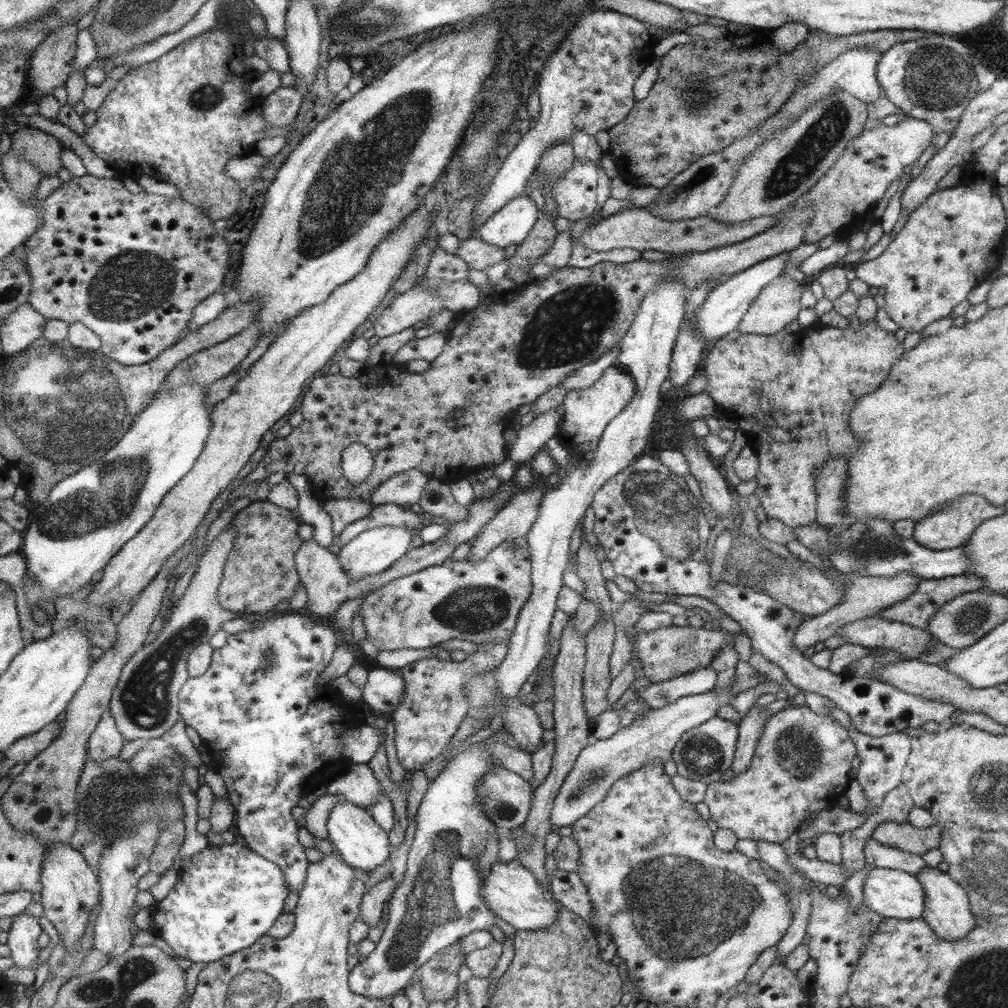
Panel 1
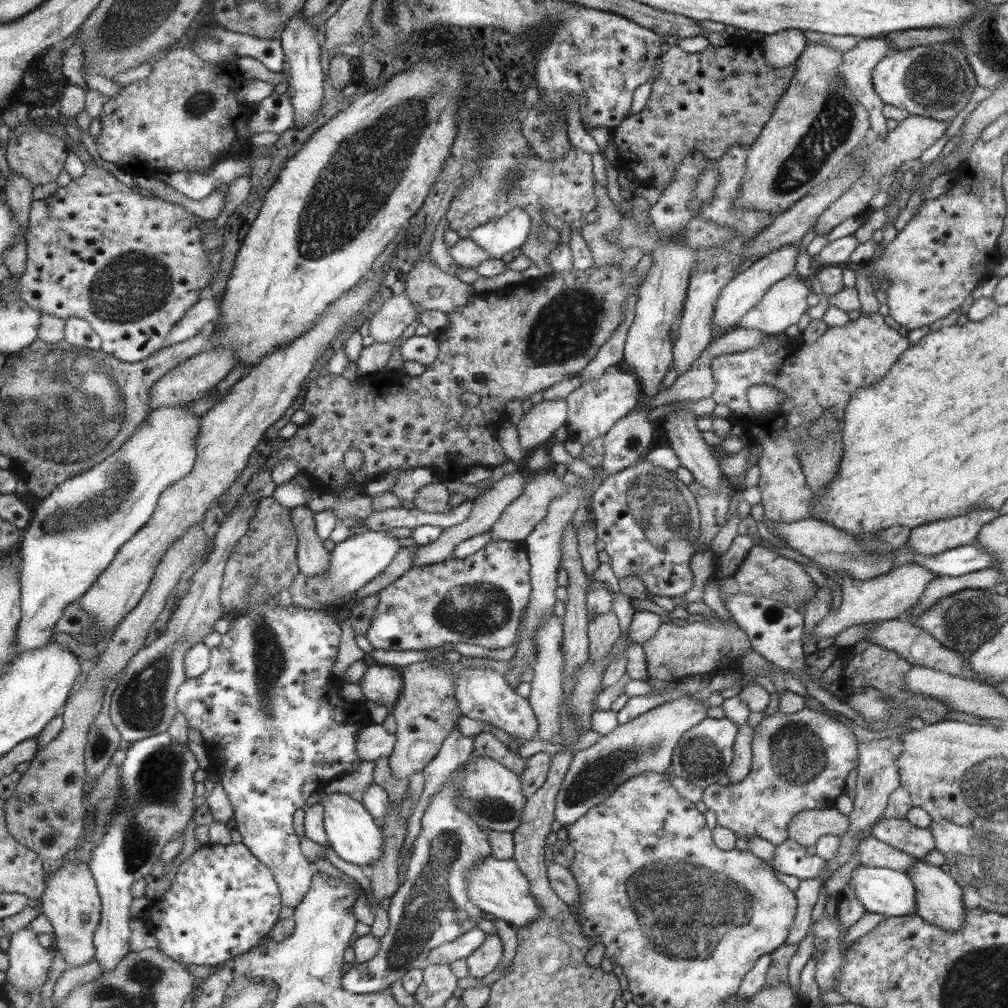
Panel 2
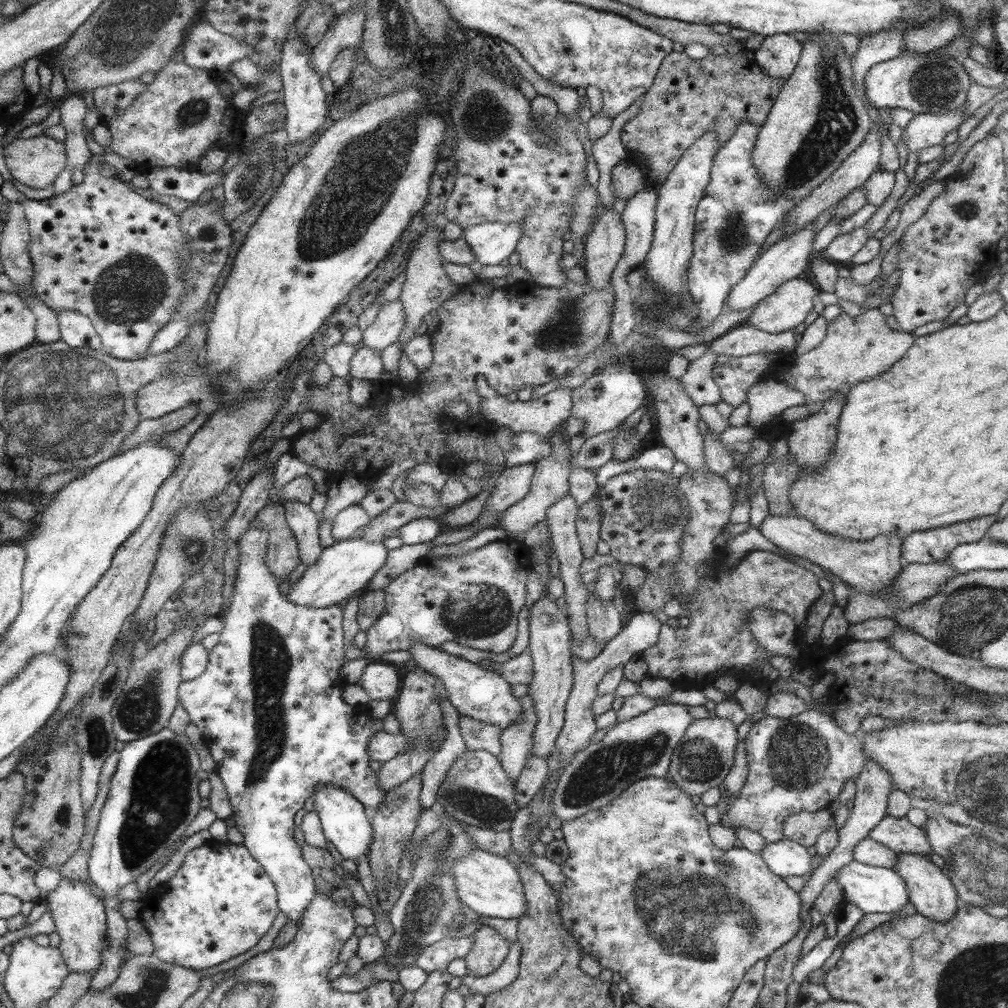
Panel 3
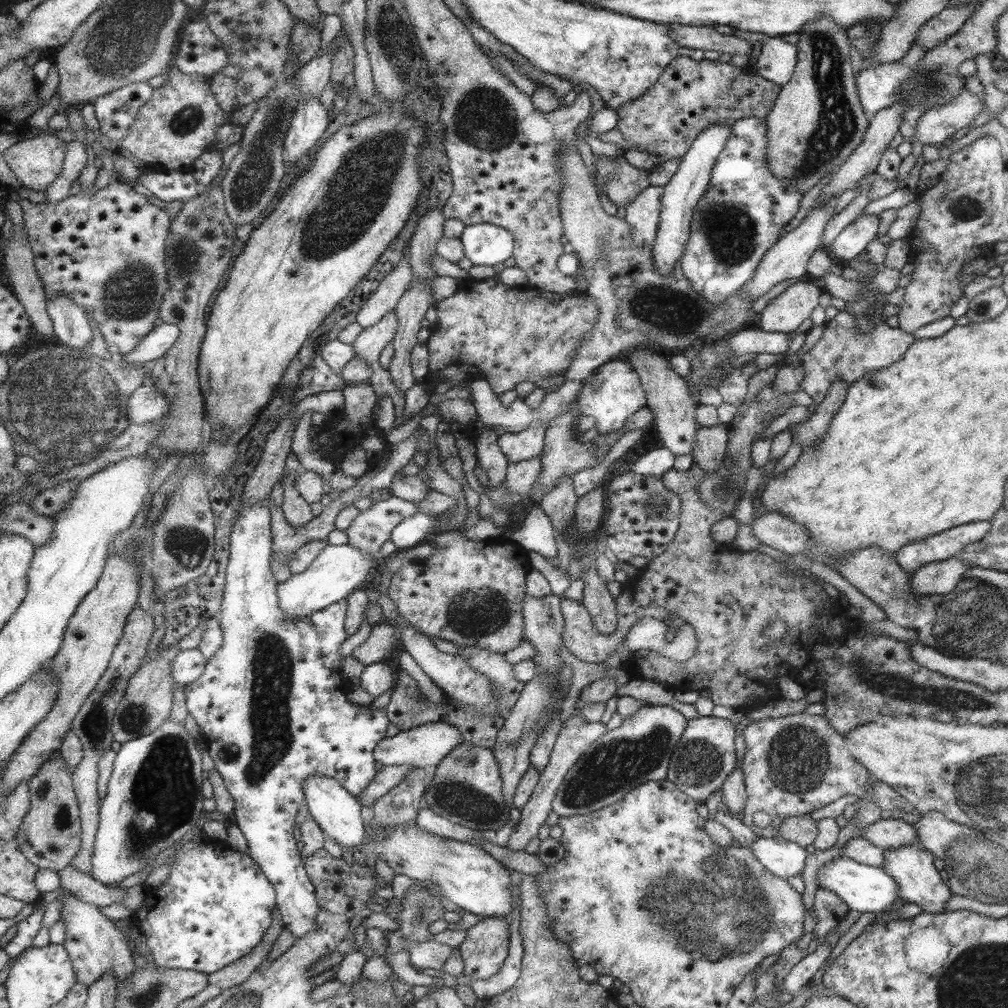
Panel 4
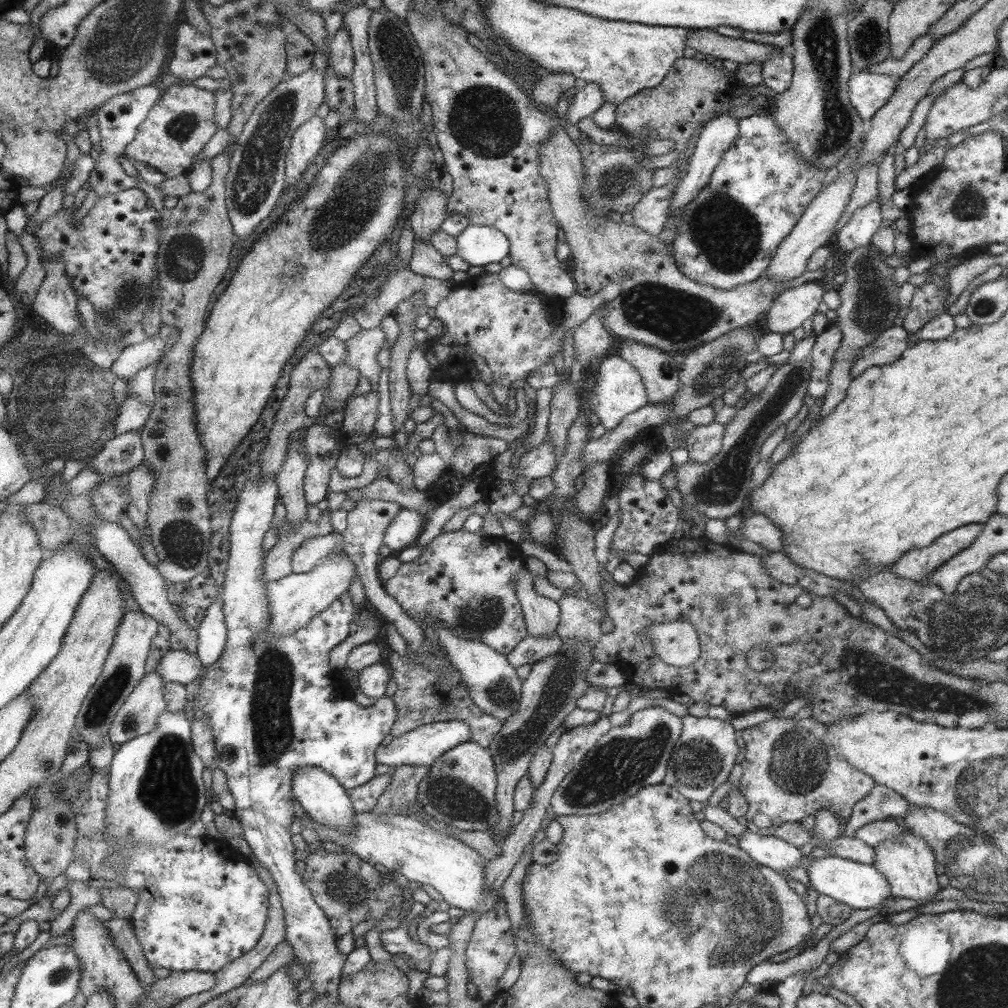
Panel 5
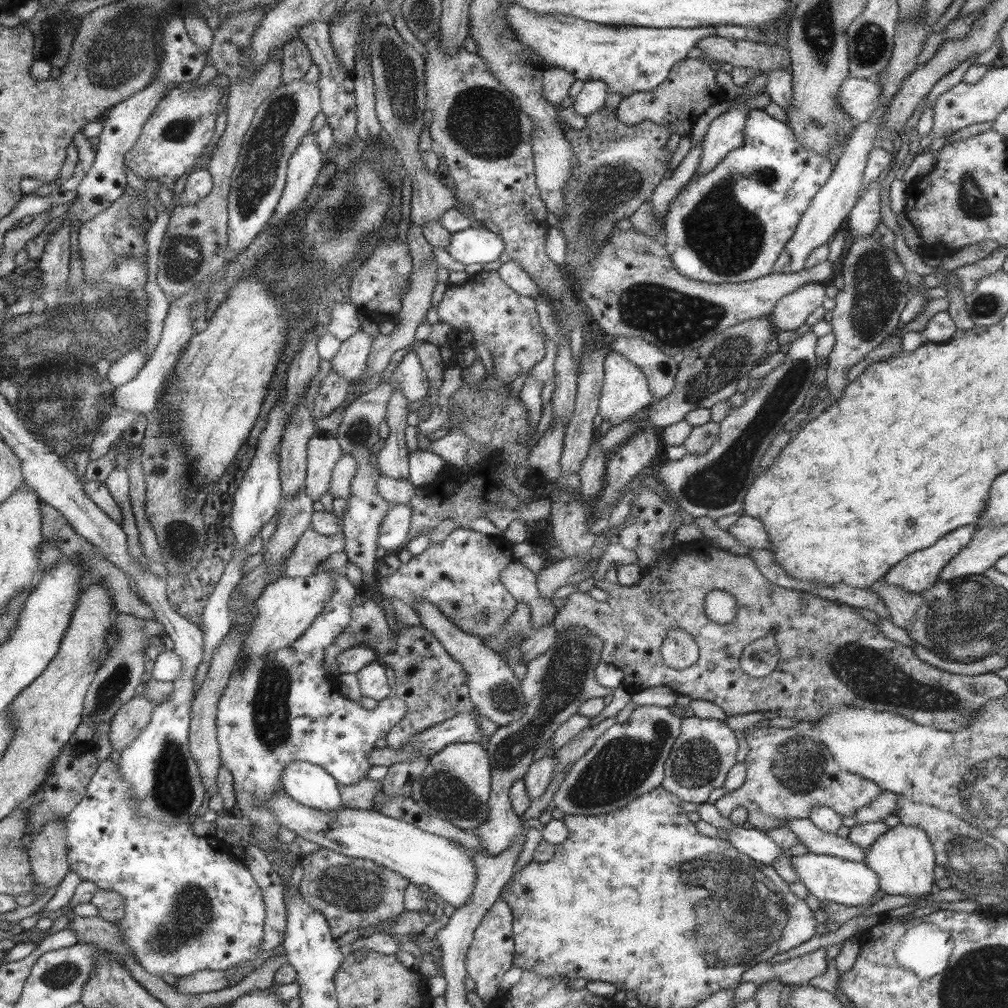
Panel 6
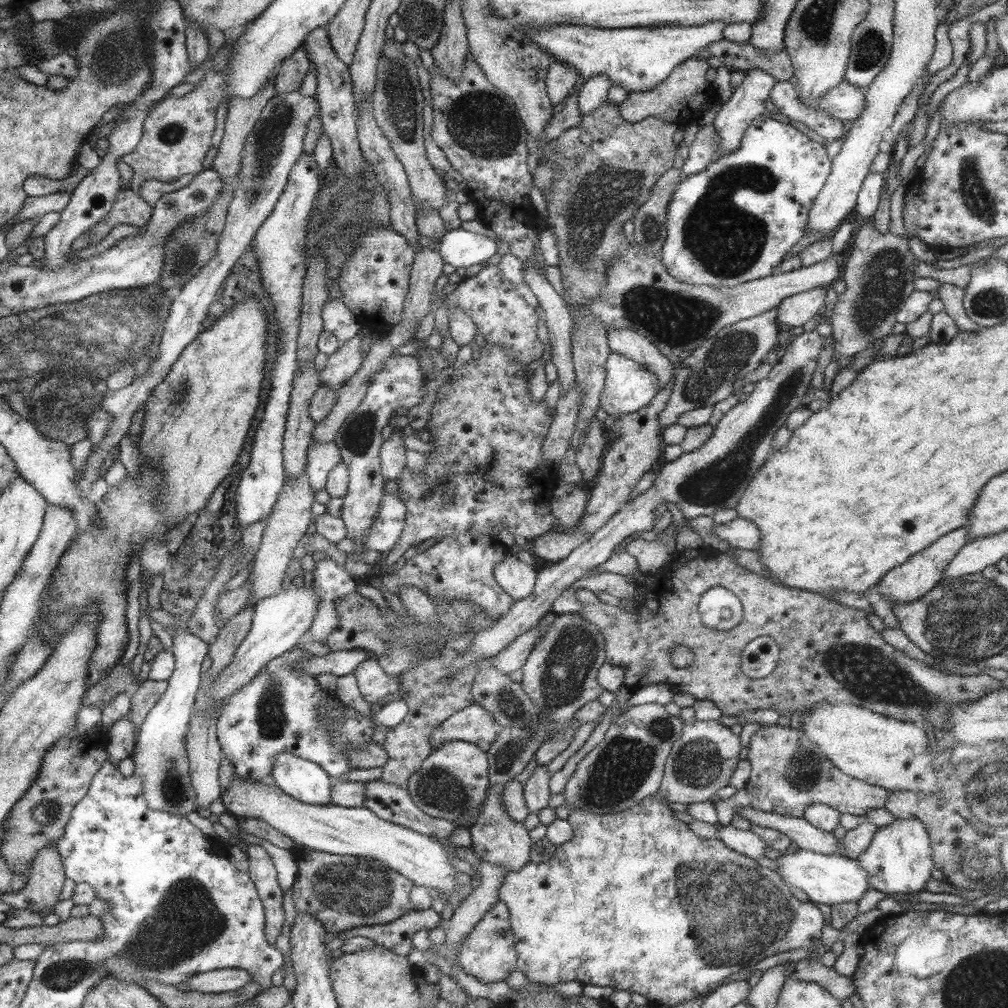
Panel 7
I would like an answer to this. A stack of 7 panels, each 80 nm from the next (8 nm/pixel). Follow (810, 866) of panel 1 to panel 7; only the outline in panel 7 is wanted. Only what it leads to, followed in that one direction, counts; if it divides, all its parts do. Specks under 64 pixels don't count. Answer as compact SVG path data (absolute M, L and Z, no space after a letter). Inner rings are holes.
M716 825L716 838L724 842L724 845L729 847L729 850L737 851L739 854L747 855L755 861L758 858L764 857L764 848L766 844L750 830L739 830L734 826Z

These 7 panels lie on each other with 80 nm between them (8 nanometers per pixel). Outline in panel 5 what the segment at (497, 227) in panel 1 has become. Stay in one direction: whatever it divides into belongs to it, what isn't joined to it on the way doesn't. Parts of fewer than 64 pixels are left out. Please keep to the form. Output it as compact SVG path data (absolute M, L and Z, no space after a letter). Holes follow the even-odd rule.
M468 224L456 237L456 254L470 266L499 262L509 248L507 235L493 226Z

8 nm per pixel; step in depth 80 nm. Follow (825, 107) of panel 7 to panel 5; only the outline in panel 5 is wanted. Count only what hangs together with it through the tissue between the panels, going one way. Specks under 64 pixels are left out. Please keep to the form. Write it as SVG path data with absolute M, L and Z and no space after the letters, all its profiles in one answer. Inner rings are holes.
M853 71L849 79L848 98L851 105L867 124L872 116L892 96L897 79L883 74L872 74L862 71Z

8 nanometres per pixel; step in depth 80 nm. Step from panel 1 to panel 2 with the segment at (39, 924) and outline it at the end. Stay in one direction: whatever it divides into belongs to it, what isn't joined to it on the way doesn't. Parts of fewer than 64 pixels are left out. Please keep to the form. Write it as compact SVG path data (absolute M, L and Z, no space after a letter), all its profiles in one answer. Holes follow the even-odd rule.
M27 924L13 933L7 952L11 968L6 973L6 982L29 995L49 980L56 954L55 950L43 948L37 935Z

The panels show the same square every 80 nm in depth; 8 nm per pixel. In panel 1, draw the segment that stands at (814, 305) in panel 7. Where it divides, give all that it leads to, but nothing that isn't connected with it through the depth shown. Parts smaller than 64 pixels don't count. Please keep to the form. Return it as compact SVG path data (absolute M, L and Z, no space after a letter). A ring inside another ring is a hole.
M787 276L770 281L738 321L737 330L765 336L779 333L783 326L797 318L801 295L801 284Z

